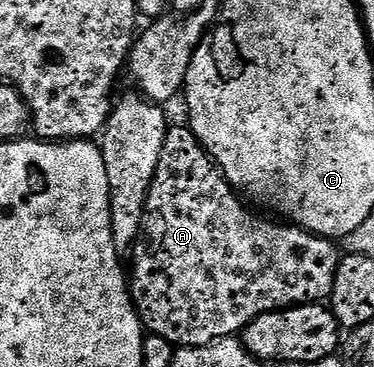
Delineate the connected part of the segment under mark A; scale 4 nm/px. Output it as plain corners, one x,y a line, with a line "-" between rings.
170,127
166,131
159,166
145,197
145,217
141,219
139,237
141,253
128,281
133,306
146,333
167,338
167,342
177,348
201,348
240,333
249,321
265,312
292,308
295,304
316,304
328,297
337,273
339,248
337,252
333,245
336,243
289,222
272,224
269,220
260,220
245,209
244,202
197,141
192,128

